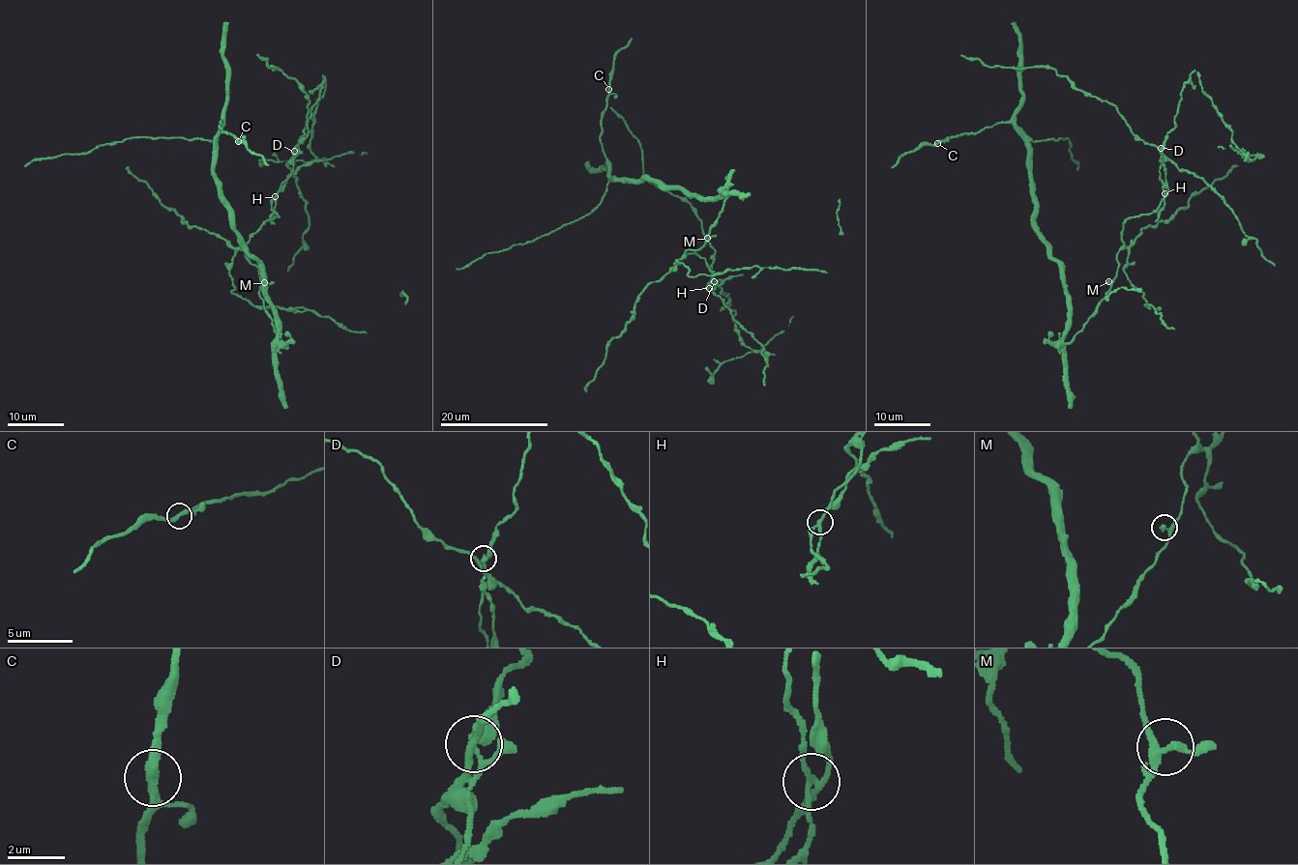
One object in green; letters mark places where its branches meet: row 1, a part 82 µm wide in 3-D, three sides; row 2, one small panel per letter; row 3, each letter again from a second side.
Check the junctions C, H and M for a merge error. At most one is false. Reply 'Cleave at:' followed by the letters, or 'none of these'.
Cleave at: H

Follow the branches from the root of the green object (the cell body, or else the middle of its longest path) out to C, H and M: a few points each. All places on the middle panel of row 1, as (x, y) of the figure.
C: (712, 224), (725, 197), (723, 190), (715, 197), (689, 196), (656, 181), (608, 178), (600, 136), (608, 89)
H: (712, 224), (703, 246), (688, 249), (684, 255), (696, 252), (704, 260), (713, 273), (706, 287), (709, 288)
M: (712, 224), (707, 238)

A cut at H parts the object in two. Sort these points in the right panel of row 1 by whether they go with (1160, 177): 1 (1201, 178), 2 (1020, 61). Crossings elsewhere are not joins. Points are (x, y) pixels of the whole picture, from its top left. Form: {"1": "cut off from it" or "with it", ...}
{"1": "with it", "2": "cut off from it"}

